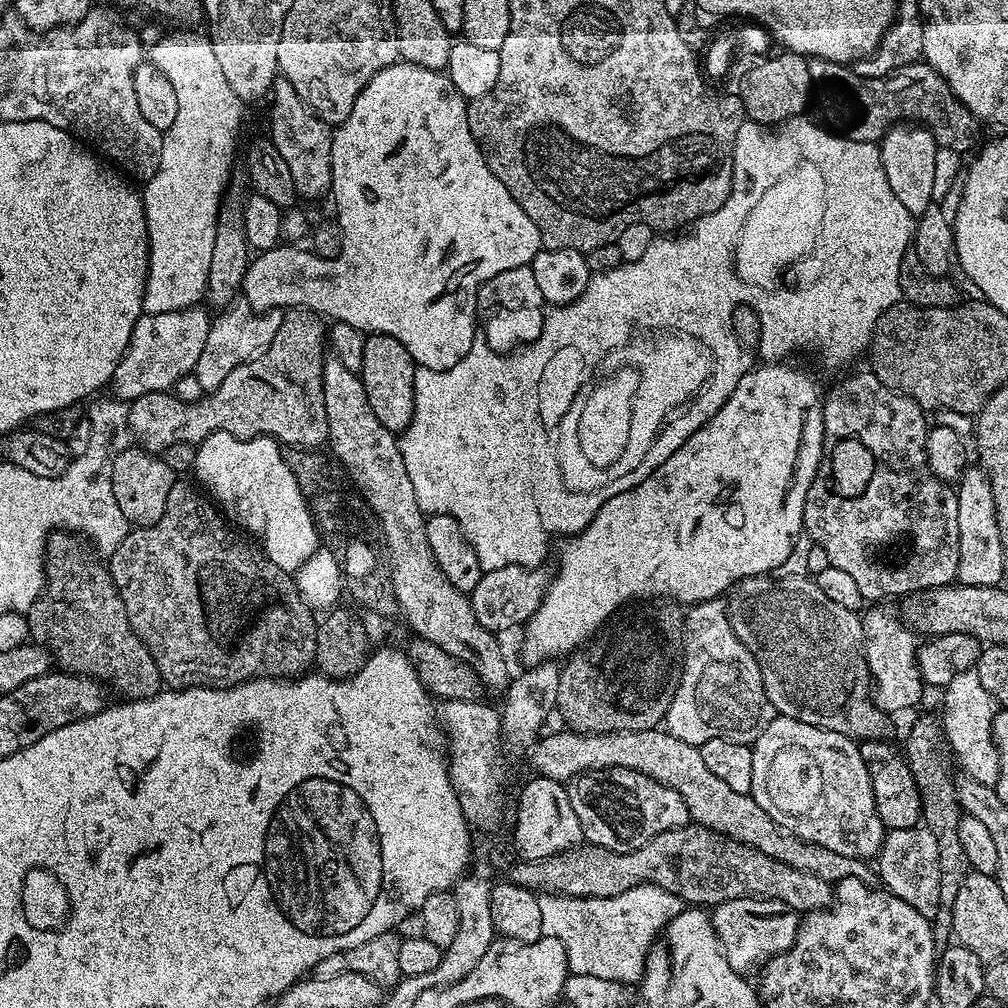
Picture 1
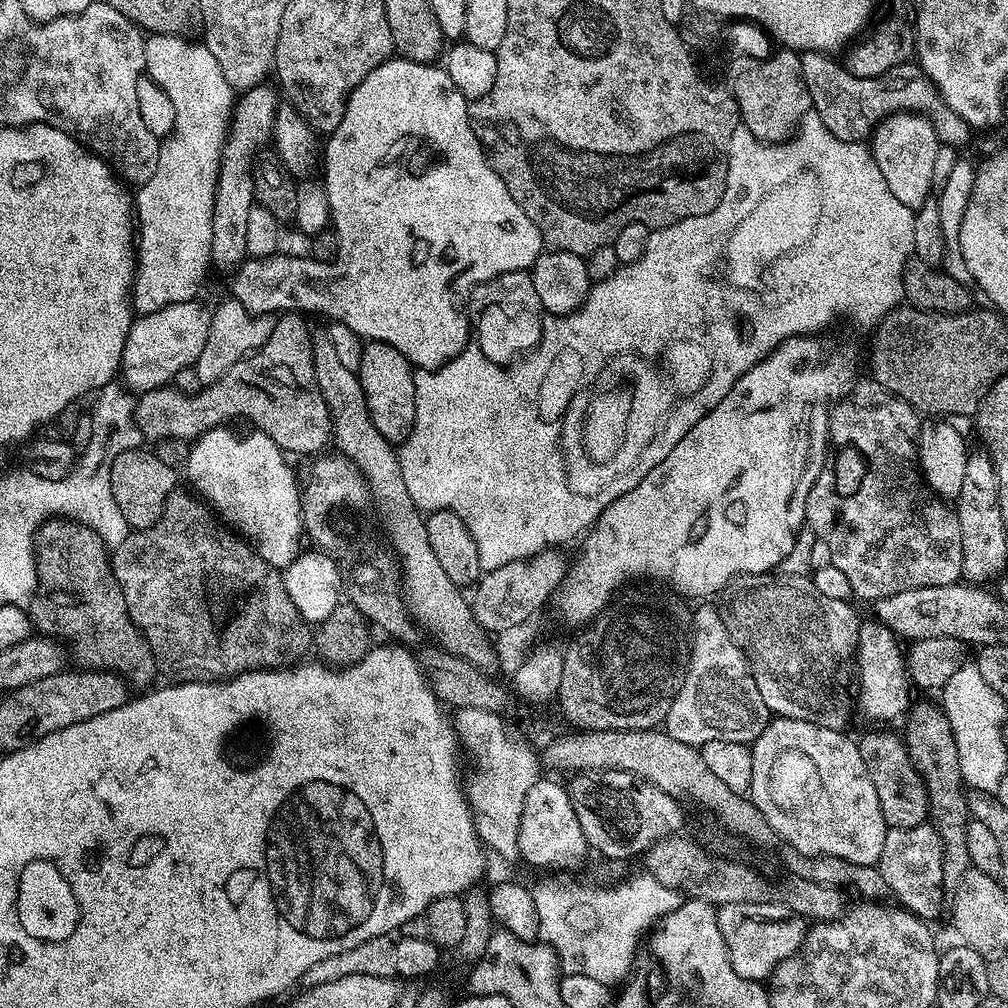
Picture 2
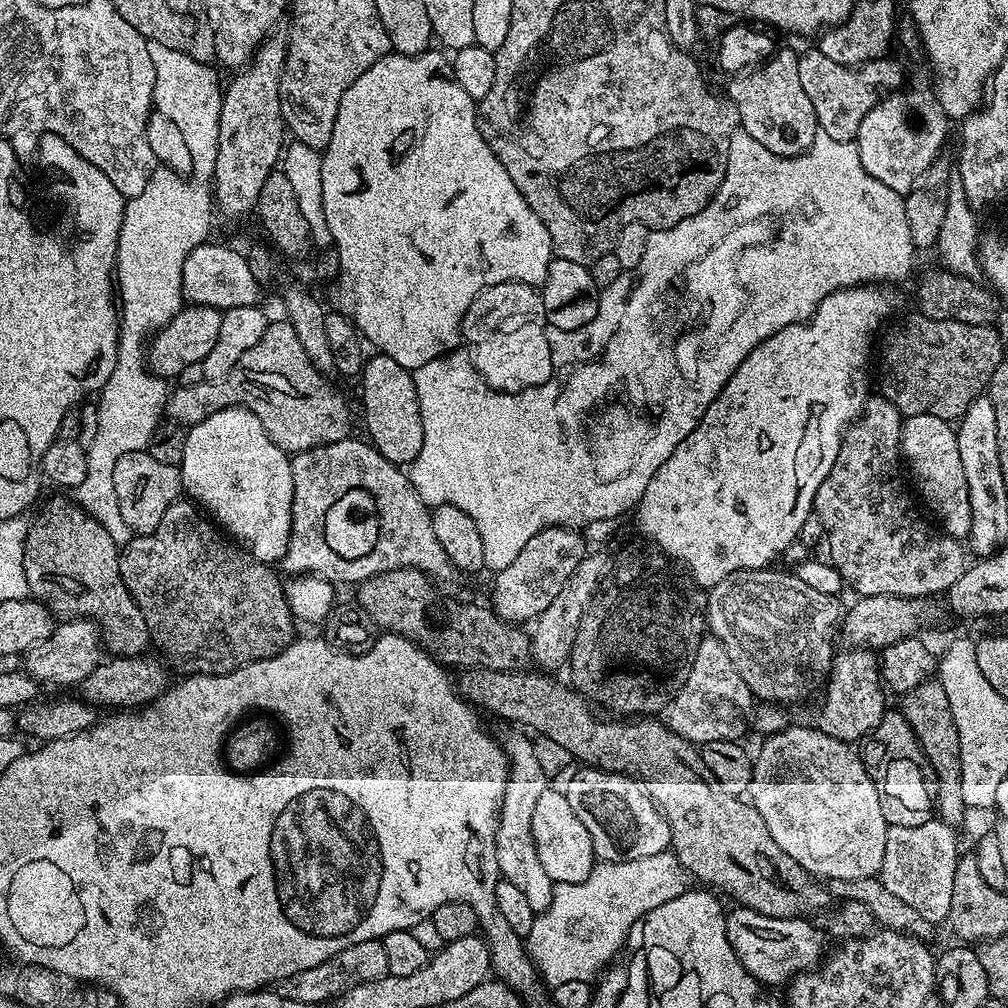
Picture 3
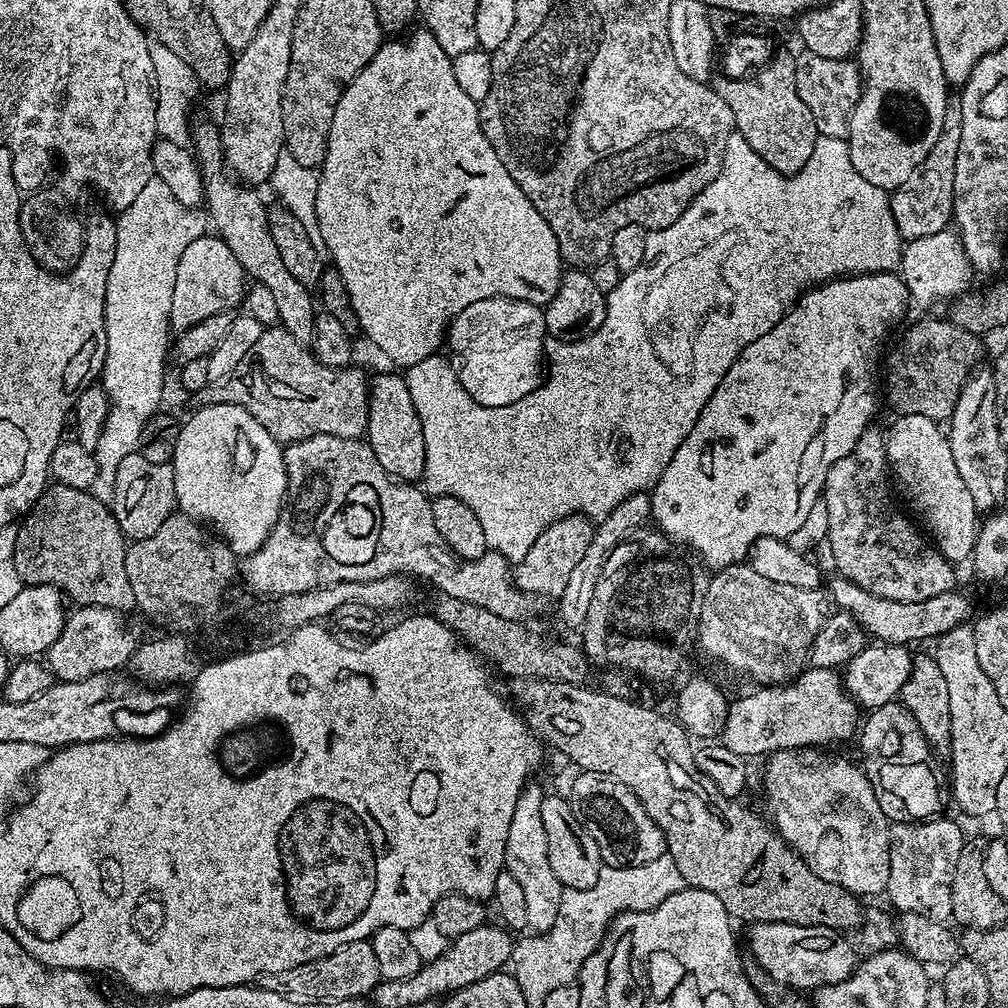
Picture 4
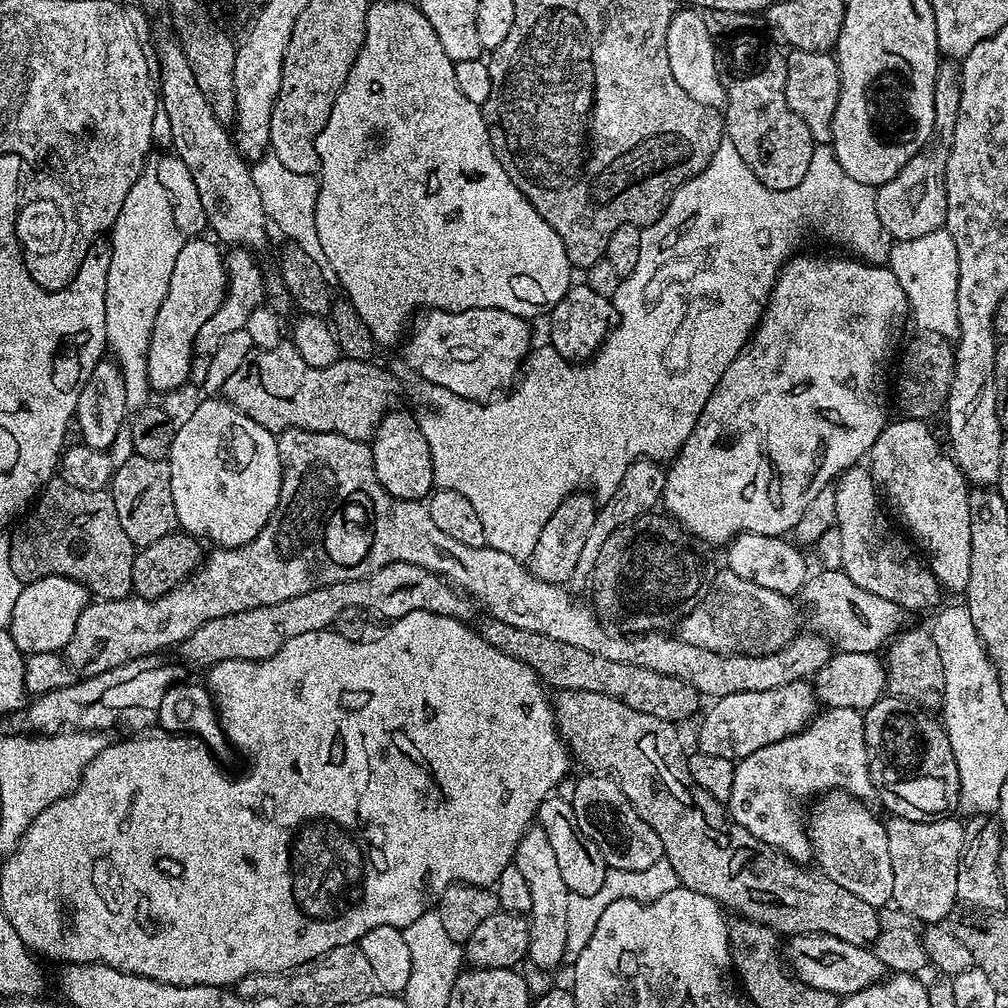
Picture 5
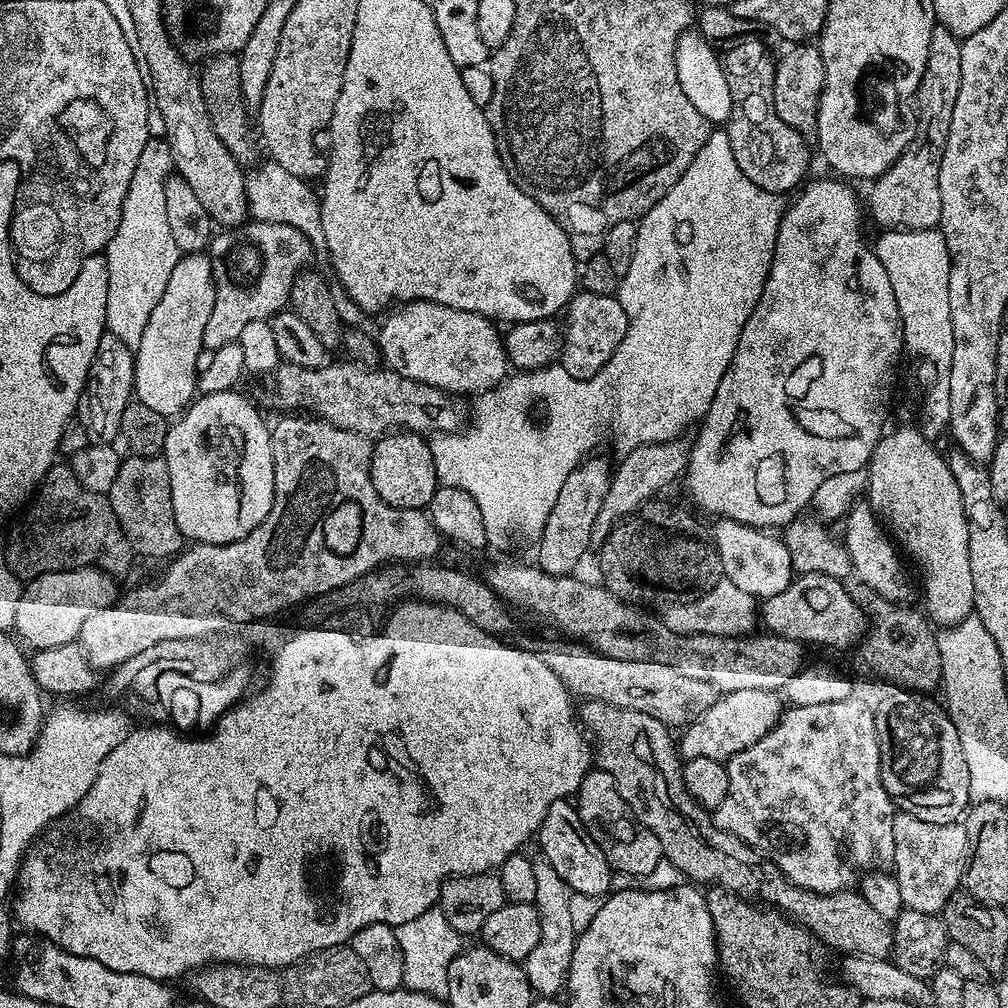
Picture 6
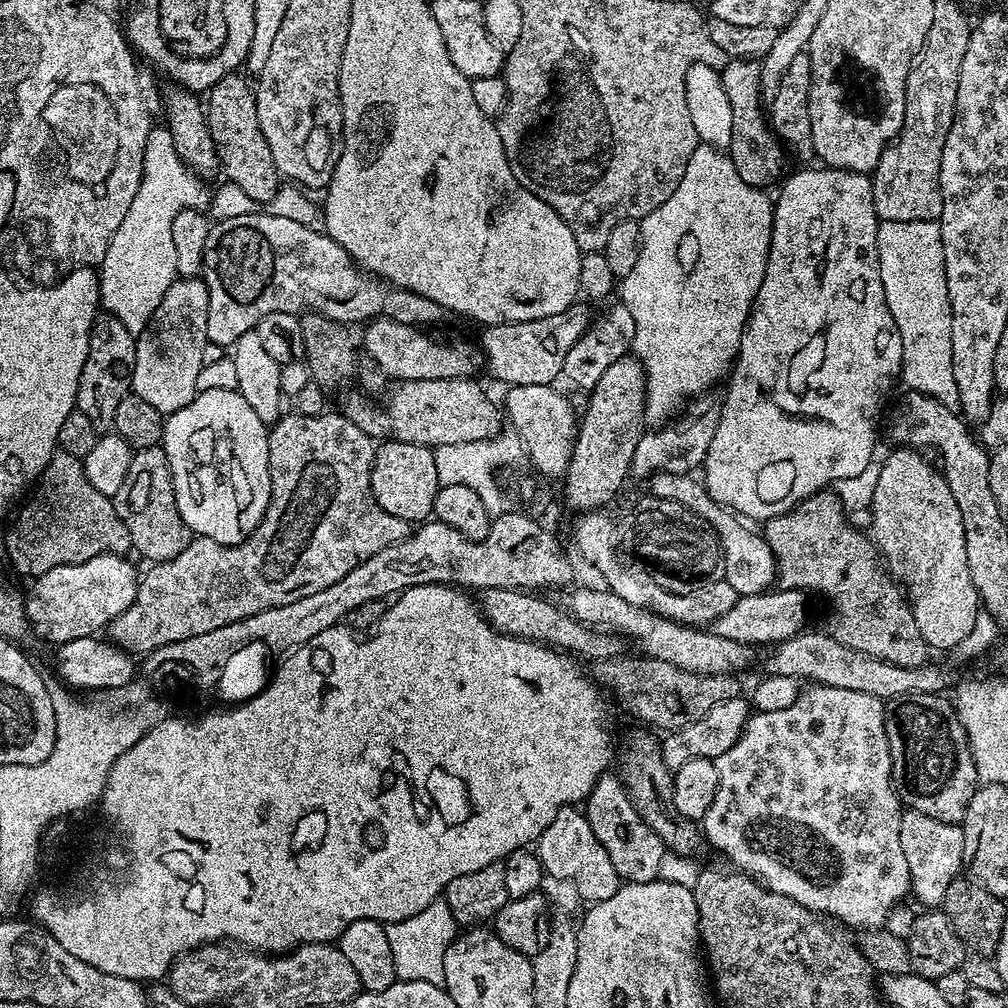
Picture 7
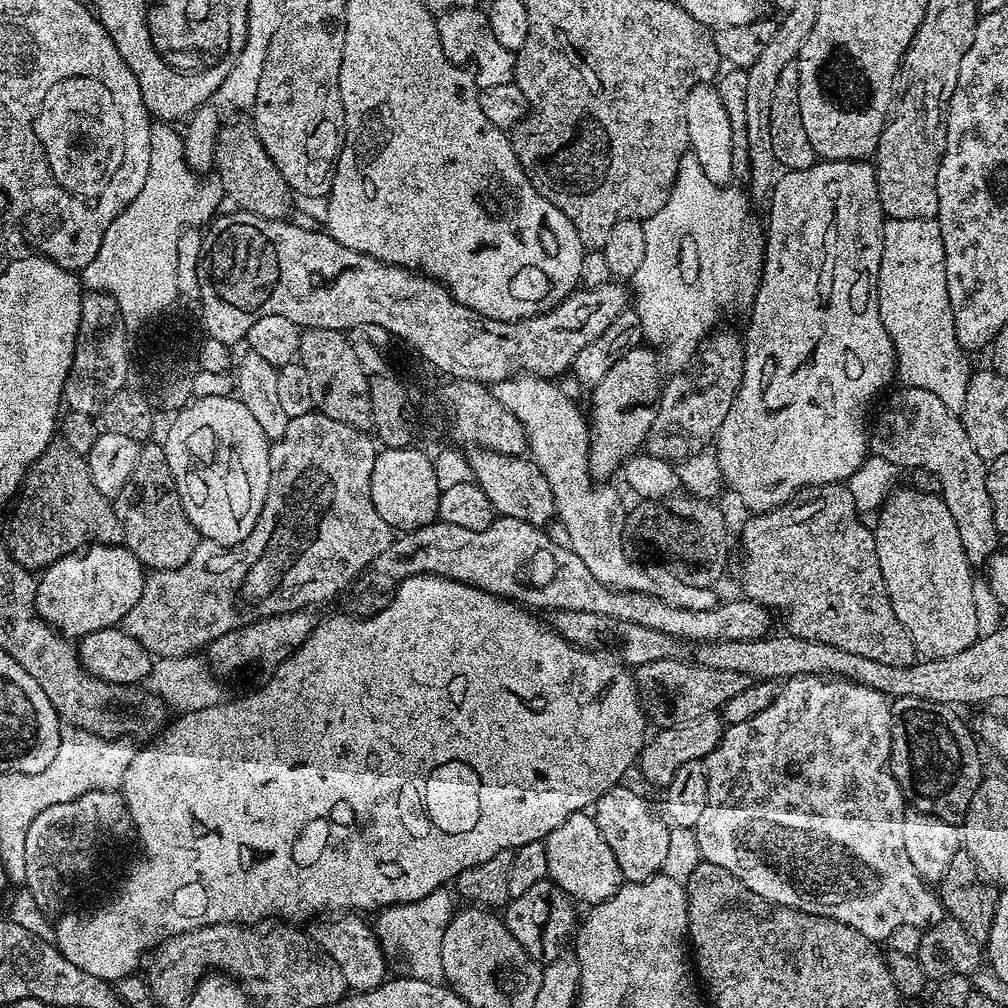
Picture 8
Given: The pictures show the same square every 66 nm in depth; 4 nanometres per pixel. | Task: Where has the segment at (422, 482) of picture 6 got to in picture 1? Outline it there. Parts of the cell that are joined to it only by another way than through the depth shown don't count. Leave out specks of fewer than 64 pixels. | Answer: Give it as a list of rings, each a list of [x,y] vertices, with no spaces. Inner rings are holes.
[[[377,332],[367,337],[360,381],[362,386],[366,386],[366,398],[370,402],[370,410],[374,410],[374,418],[378,418],[378,422],[393,434],[403,434],[412,421],[417,367],[405,346],[393,336]]]

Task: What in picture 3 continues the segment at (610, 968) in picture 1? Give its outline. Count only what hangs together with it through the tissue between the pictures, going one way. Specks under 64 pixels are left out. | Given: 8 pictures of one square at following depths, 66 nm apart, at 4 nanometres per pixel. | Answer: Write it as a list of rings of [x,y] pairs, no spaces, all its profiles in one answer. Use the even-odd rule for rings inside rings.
[[[672,851],[659,852],[658,854],[651,856],[650,858],[638,858],[630,859],[626,862],[610,863],[608,861],[597,861],[595,867],[590,872],[590,877],[582,883],[558,883],[553,885],[552,896],[550,906],[547,910],[541,913],[537,913],[534,920],[534,925],[531,926],[530,934],[524,938],[525,941],[525,953],[529,956],[535,966],[541,981],[550,988],[561,985],[565,982],[572,981],[586,981],[590,982],[595,979],[614,959],[612,959],[617,953],[620,954],[621,950],[627,943],[629,930],[635,926],[643,918],[645,918],[650,910],[657,909],[658,906],[662,906],[665,902],[670,902],[672,898],[681,896],[686,891],[686,881],[683,868],[678,863],[676,855]]]

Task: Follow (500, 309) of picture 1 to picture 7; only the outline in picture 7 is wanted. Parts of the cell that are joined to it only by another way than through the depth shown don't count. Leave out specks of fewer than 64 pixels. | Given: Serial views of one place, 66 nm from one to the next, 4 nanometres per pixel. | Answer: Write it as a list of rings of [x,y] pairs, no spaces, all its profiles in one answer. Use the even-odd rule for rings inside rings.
[[[377,318],[363,329],[362,348],[367,359],[380,367],[389,381],[402,380],[467,380],[475,377],[482,368],[482,352],[475,343],[468,340],[456,340],[453,344],[439,344],[427,336],[427,331],[411,324],[399,324],[391,318]]]

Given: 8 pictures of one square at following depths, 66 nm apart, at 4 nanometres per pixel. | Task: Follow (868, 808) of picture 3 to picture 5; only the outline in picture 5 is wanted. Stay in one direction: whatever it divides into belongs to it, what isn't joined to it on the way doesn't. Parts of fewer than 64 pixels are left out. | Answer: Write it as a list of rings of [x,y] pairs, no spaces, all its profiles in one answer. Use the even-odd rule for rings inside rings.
[[[843,790],[831,793],[832,808],[824,816],[810,820],[810,843],[819,871],[838,886],[846,886],[850,894],[858,894],[862,902],[870,902],[878,910],[893,903],[894,869],[890,867],[890,846],[885,821],[879,820],[859,799]]]

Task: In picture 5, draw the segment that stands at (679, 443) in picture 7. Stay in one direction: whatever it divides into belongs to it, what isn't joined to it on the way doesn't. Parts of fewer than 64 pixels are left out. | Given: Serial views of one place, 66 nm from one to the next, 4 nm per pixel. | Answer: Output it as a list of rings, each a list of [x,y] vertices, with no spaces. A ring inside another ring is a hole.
[[[638,460],[628,468],[626,478],[620,483],[618,490],[614,490],[612,497],[603,501],[596,509],[594,526],[590,526],[590,534],[586,538],[581,556],[578,557],[578,563],[575,566],[575,574],[572,579],[574,584],[584,583],[585,585],[589,581],[601,557],[602,549],[606,546],[606,540],[610,538],[610,534],[614,530],[626,527],[638,517],[653,511],[661,503],[665,475],[665,469],[655,460]]]

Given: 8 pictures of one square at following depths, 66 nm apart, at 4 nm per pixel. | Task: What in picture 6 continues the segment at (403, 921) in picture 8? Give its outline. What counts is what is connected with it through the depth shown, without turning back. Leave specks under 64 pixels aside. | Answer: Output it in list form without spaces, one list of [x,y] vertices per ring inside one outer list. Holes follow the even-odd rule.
[[[433,906],[417,919],[397,925],[395,937],[398,939],[399,949],[403,951],[403,987],[407,991],[447,997],[449,966],[462,950],[462,937],[450,926],[450,922],[446,921],[446,916],[440,909]]]

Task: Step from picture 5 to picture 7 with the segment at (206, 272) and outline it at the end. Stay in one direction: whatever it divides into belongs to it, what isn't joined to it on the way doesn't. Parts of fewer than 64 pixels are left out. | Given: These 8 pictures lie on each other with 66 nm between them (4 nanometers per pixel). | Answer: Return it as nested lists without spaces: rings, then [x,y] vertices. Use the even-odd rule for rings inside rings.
[[[177,278],[162,294],[158,310],[143,332],[136,336],[136,361],[132,371],[131,395],[142,398],[162,414],[182,410],[196,397],[202,350],[208,343],[206,314],[210,306],[208,286],[200,278]]]

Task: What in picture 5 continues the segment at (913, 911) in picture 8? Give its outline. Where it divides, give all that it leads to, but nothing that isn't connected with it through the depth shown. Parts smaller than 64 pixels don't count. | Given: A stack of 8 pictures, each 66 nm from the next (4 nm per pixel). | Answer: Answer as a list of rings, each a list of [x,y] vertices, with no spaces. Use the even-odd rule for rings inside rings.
[[[833,708],[827,714],[829,716],[821,715],[813,719],[807,728],[794,733],[793,736],[782,738],[770,746],[762,746],[762,750],[754,750],[754,754],[735,761],[734,790],[730,790],[730,798],[726,802],[726,811],[734,823],[750,830],[750,834],[754,834],[777,852],[803,865],[807,865],[814,856],[810,832],[806,827],[806,820],[800,817],[799,810],[790,801],[784,800],[784,796],[793,796],[794,799],[800,800],[811,792],[828,788],[827,790],[843,790],[853,797],[864,798],[871,790],[872,784],[874,788],[874,777],[868,769],[870,753],[864,741],[863,715],[854,708]]]

